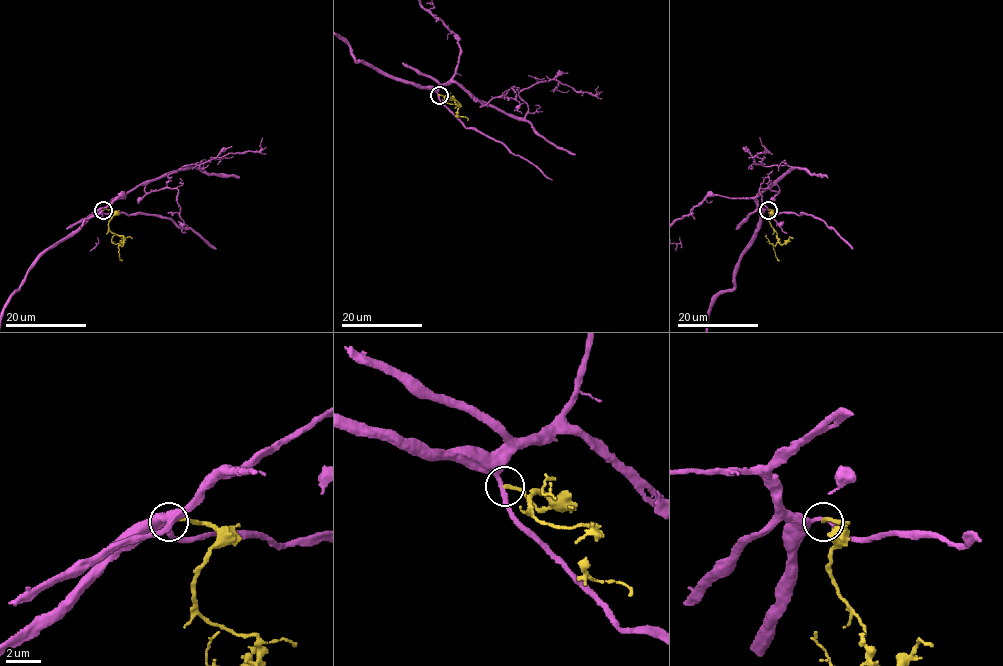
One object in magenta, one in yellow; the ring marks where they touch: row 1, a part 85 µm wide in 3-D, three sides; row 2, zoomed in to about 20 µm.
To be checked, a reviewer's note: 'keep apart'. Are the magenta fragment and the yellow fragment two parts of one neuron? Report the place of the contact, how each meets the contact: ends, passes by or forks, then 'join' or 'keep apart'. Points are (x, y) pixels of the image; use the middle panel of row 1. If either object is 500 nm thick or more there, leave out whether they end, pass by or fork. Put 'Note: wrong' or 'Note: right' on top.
Note: right
(439, 95) | magenta passes by | yellow ends | keep apart

